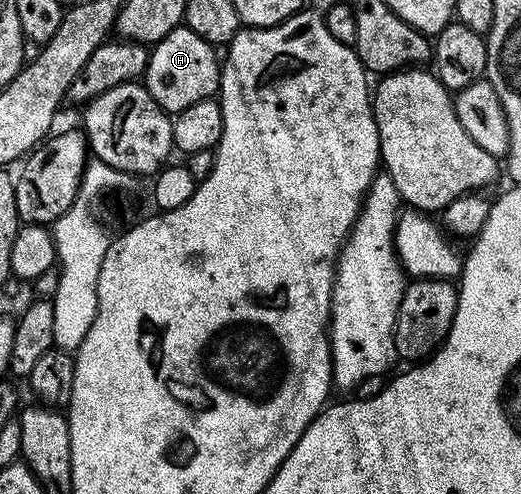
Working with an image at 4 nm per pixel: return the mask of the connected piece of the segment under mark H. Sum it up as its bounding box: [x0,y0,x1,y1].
[143,27,221,115]

